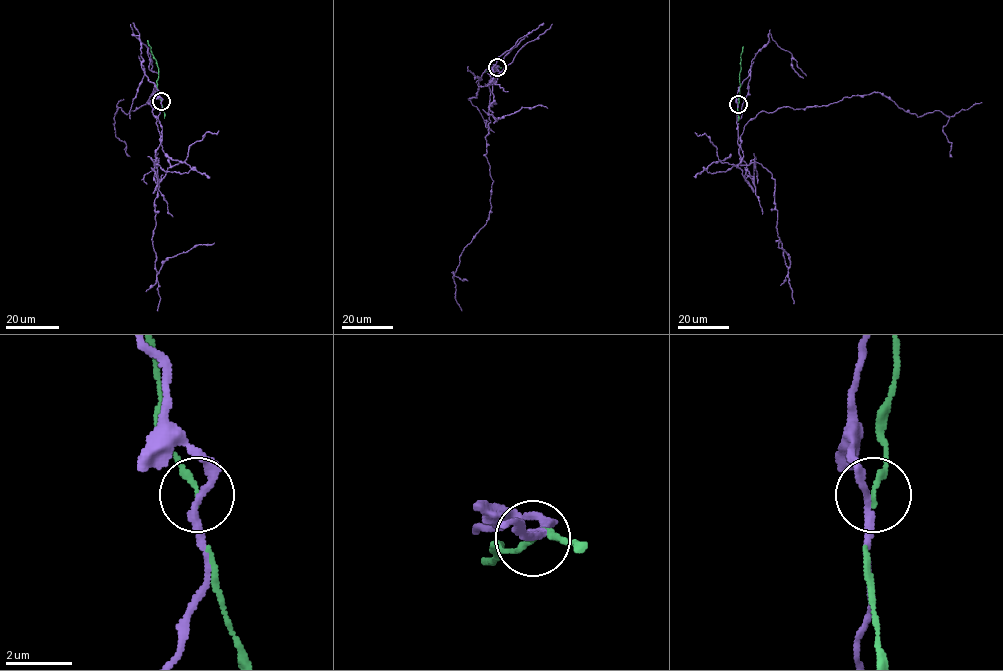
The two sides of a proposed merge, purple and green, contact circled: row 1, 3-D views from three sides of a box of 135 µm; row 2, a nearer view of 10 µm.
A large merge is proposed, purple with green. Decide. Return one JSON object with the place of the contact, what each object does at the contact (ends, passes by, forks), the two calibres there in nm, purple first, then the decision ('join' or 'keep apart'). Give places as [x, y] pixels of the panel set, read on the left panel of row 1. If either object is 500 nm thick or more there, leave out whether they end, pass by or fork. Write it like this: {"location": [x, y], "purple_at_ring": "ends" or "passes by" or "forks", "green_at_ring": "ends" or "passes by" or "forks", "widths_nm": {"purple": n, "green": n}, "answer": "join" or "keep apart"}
{"location": [161, 101], "purple_at_ring": "passes by", "green_at_ring": "passes by", "widths_nm": {"purple": 200, "green": 130}, "answer": "keep apart"}

